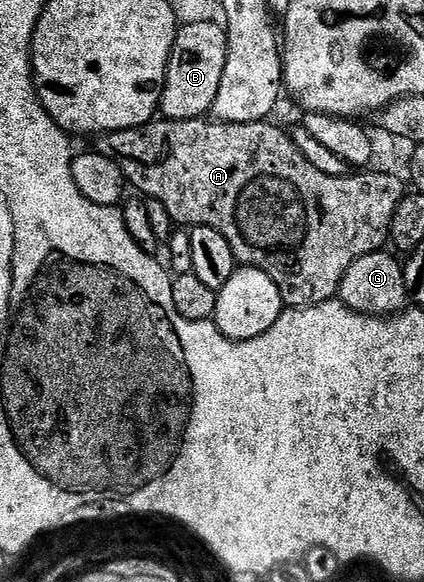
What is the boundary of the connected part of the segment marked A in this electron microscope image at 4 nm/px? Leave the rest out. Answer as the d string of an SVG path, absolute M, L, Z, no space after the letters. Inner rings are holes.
M187 118L181 122L171 120L153 120L135 135L136 138L136 186L141 195L149 199L156 199L165 205L166 212L172 217L177 227L205 226L217 229L229 241L237 263L241 267L260 269L270 276L278 286L281 300L285 307L299 308L301 306L317 306L323 302L331 302L341 293L345 285L345 278L350 266L360 257L368 253L383 251L389 241L391 221L394 220L395 209L406 195L406 186L400 183L401 179L390 174L375 174L373 172L352 172L347 177L328 176L321 167L311 162L298 147L292 143L292 138L284 130L271 126L271 121L263 122L218 122L204 118Z

